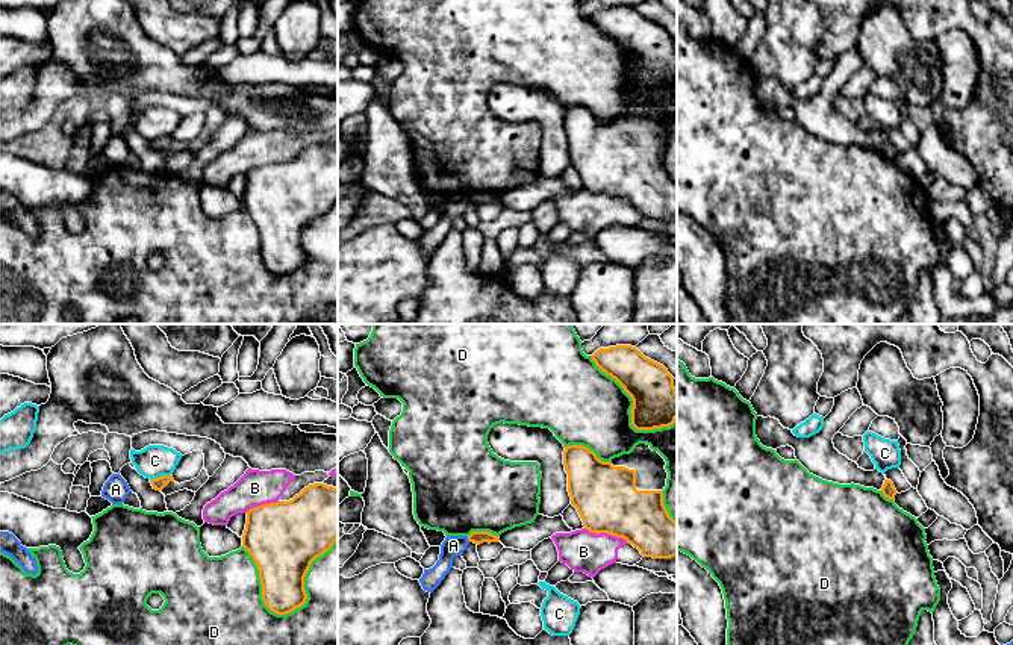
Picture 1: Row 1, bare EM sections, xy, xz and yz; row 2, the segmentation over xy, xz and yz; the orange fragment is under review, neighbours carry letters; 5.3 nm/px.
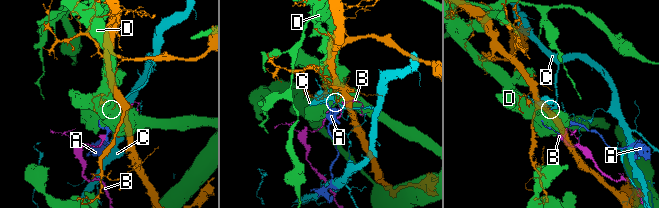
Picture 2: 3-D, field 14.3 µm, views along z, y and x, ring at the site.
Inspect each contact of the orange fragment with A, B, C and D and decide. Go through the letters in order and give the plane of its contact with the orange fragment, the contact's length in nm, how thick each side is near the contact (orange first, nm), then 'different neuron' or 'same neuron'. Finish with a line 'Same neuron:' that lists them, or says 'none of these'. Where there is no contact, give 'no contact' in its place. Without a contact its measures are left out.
A: contact in xz; length 30 nm; calibres 70 and 110 nm; different neuron
B: contact in xz; length 240 nm; calibres 340 and 220 nm; different neuron
C: contact in xy; length 120 nm; calibres 70 and 180 nm; different neuron
D: contact in xy; length 550 nm; calibres 360 and 360 nm; different neuron
Same neuron: none of these

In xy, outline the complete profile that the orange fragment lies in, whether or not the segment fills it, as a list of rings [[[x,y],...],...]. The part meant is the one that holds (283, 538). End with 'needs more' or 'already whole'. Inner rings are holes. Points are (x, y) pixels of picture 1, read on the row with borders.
[[[313,483],[289,501],[268,503],[247,512],[242,547],[253,557],[262,584],[265,606],[286,615],[304,606],[304,577],[310,563],[338,539],[338,488]]]; already whole

